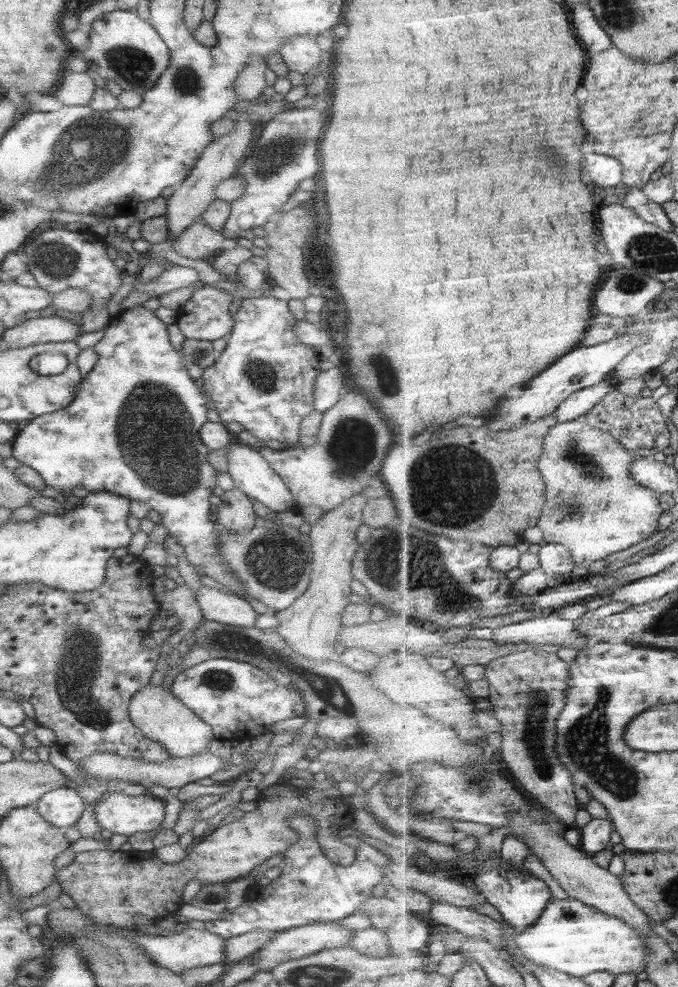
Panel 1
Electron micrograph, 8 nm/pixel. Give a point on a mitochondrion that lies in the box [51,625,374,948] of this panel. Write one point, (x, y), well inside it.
(75, 672)

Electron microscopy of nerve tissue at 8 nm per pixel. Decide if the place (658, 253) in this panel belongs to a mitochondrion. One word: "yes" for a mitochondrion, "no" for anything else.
yes

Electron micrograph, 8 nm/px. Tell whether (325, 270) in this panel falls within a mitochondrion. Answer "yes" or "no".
no

